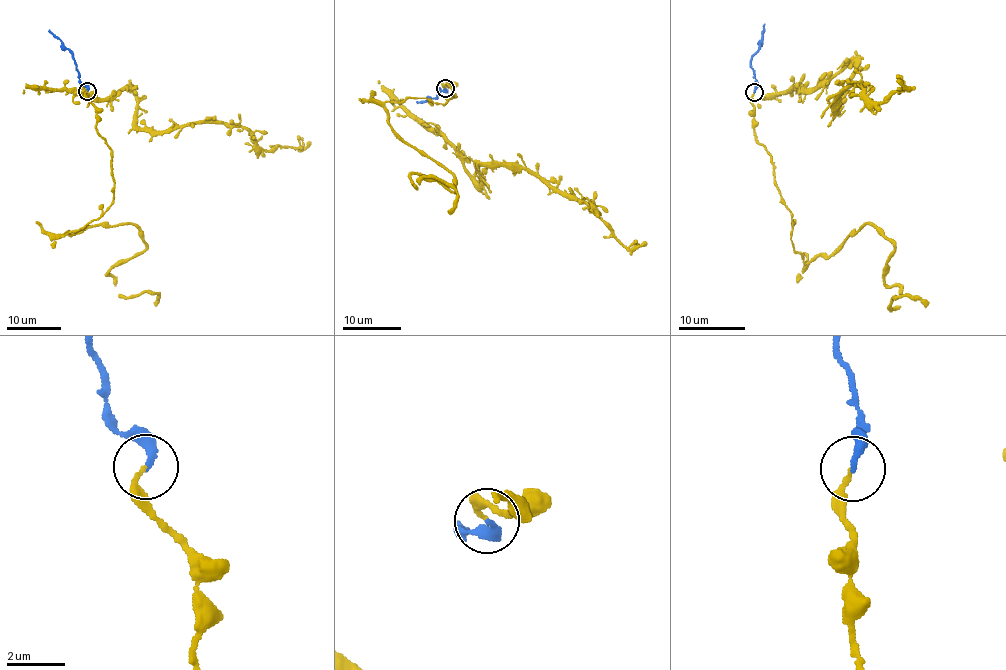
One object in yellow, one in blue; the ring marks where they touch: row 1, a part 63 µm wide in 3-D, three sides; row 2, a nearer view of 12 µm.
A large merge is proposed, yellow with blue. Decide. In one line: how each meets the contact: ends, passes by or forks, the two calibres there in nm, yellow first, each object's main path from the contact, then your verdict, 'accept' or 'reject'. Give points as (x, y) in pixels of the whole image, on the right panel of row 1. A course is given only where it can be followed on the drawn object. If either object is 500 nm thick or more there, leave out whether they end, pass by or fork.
yellow ends there; blue ends there; 140 nm thick on the yellow side, 280 nm on the other; yellow runs (753, 92), (755, 138), (793, 249), (806, 263), (869, 223), (894, 245), (889, 306), (928, 305); blue runs (753, 92), (757, 83), (751, 55), (759, 48), (763, 25); accept

